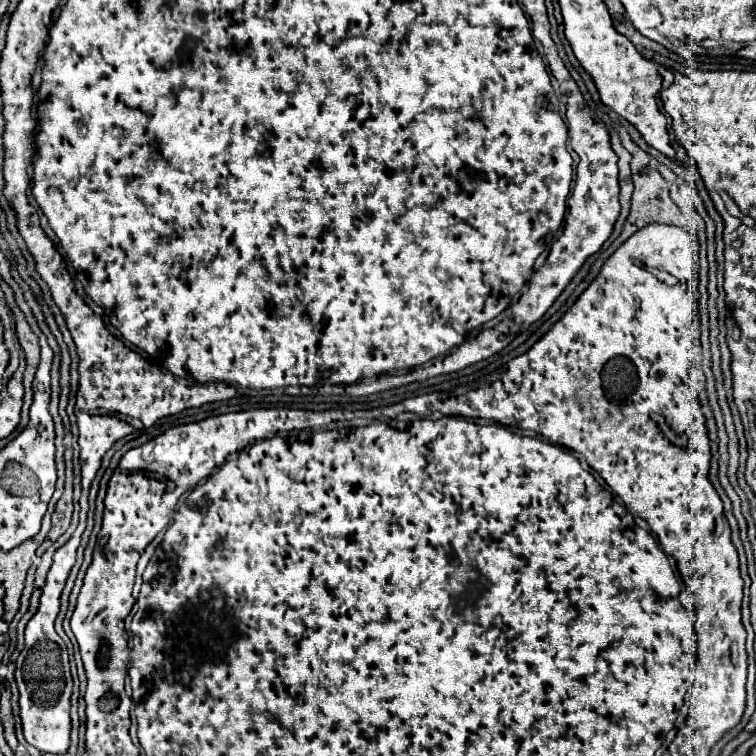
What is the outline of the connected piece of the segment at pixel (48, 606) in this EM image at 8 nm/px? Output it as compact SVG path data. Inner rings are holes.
M70 538L64 546L54 552L54 562L46 574L46 586L40 596L40 604L32 620L26 624L26 646L16 660L16 684L20 692L20 718L22 732L28 744L40 752L60 754L70 746L70 694L68 694L68 674L64 674L64 650L62 638L56 638L54 620L60 612L60 594L66 578L76 562L76 538Z

